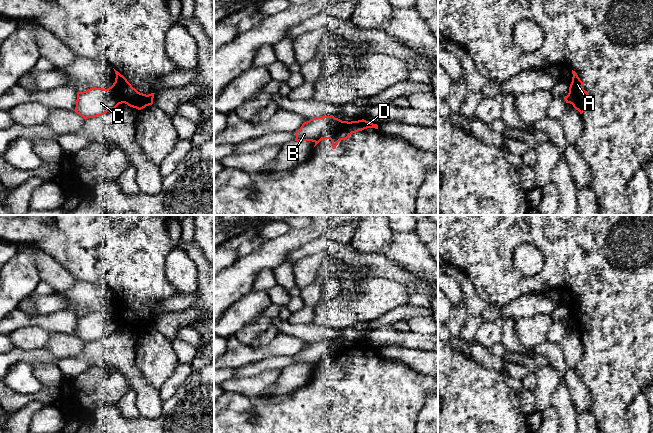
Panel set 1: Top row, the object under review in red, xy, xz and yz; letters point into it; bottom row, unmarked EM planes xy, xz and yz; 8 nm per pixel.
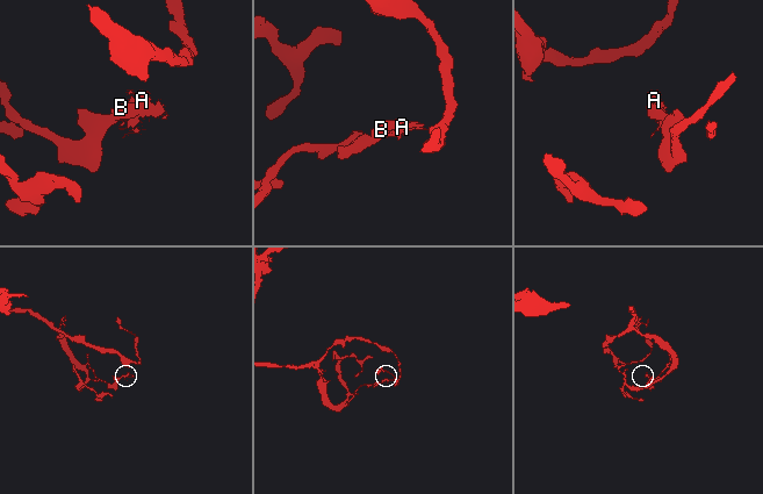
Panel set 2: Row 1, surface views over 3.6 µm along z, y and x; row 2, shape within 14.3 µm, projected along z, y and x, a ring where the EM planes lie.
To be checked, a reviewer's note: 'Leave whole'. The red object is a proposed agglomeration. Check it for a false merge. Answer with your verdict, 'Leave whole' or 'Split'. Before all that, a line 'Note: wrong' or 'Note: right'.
Note: wrong
Split

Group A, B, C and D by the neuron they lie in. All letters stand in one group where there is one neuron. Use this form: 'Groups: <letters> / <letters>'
Groups: A D / B C

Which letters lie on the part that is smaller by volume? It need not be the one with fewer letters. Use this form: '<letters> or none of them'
A, D

